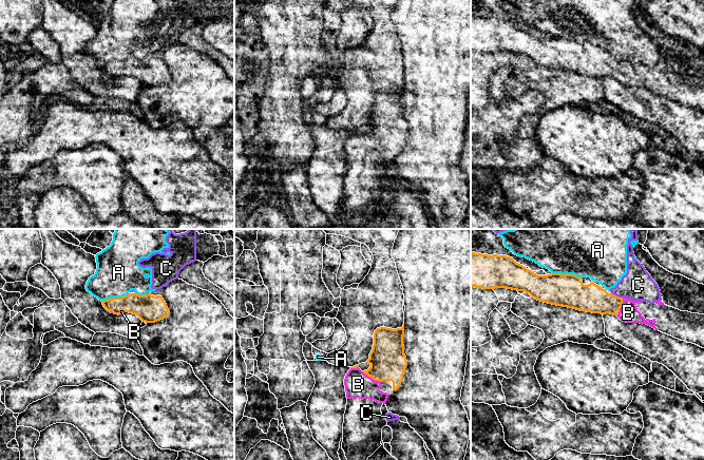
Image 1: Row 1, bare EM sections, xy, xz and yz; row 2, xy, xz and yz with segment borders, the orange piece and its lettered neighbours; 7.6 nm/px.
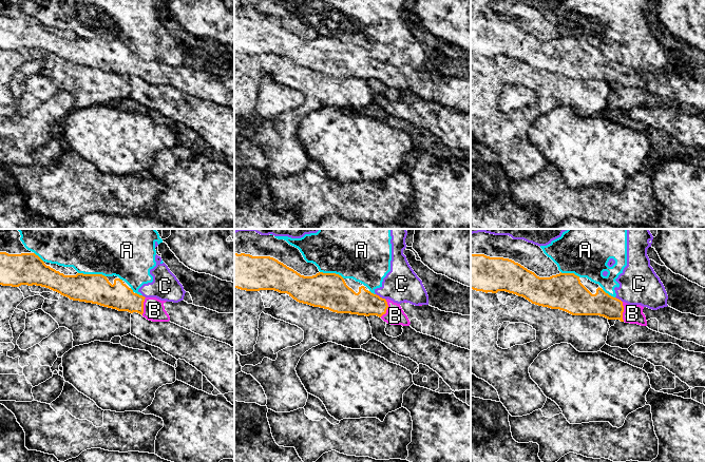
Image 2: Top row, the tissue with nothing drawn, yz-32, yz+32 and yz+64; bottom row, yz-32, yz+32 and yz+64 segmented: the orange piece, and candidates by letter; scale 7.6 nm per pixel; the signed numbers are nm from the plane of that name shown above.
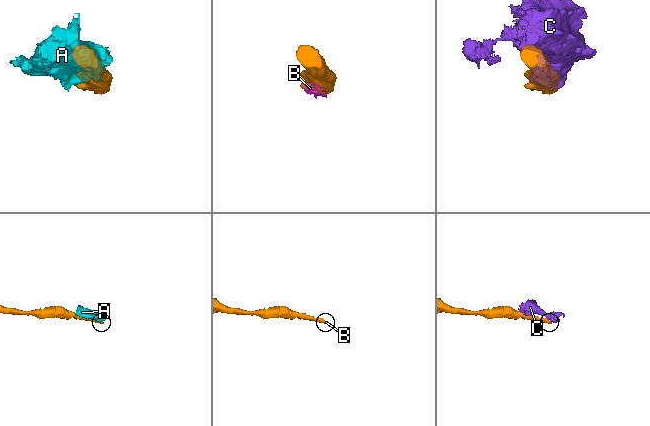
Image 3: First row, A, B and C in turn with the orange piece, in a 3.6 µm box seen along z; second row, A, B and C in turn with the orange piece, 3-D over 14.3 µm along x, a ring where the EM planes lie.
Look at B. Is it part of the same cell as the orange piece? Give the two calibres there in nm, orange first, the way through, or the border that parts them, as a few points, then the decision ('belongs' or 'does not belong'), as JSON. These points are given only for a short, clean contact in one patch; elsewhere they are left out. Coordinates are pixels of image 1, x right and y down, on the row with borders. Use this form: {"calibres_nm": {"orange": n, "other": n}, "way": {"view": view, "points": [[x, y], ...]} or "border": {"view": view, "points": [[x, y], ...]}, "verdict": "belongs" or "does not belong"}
{"calibres_nm": {"orange": 280, "other": 200}, "way": {"view": "xz", "points": [[387, 361], [372, 377], [364, 384], [358, 384]]}, "verdict": "belongs"}

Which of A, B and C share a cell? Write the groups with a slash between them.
A C / B

